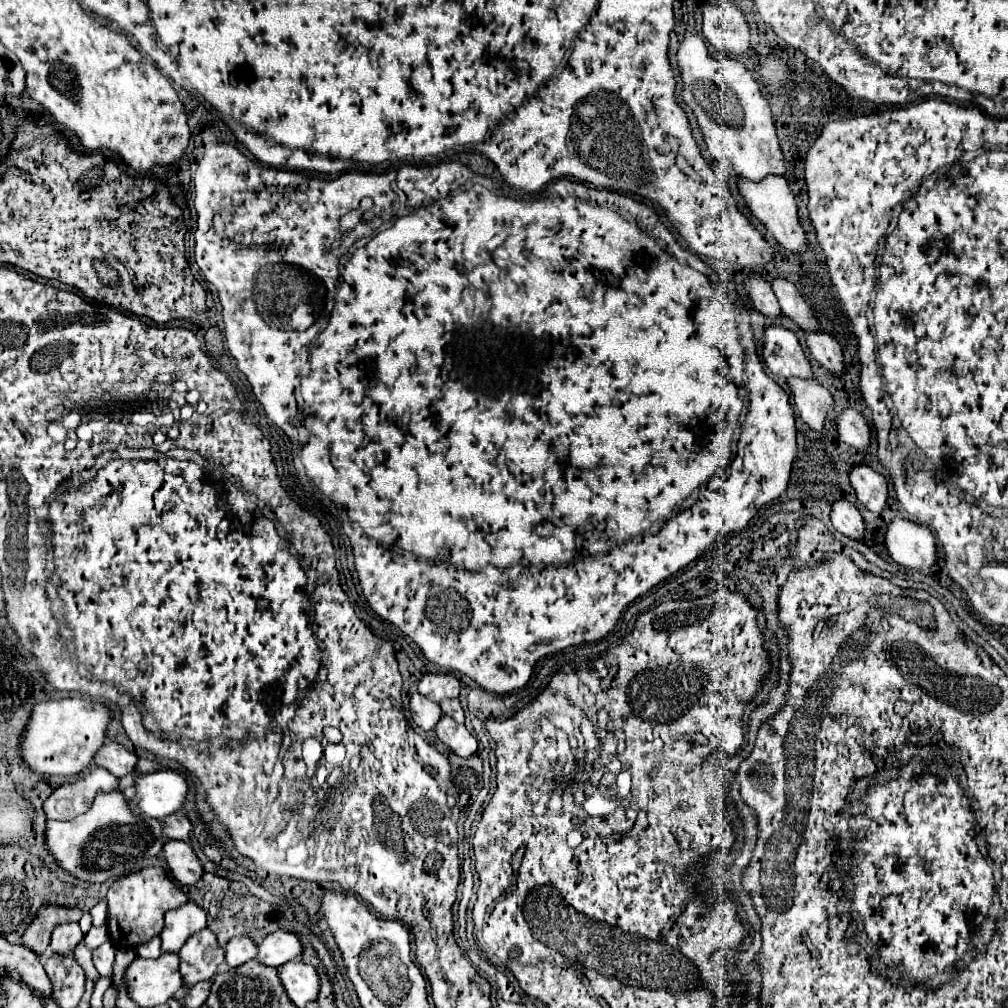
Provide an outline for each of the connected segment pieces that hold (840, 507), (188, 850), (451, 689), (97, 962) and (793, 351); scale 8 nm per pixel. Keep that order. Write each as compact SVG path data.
M836 501L832 505L832 525L836 531L840 531L842 535L856 539L856 541L864 541L864 519L860 515L860 511L848 503L848 501Z
M166 841L164 857L174 879L178 879L184 885L194 885L204 875L198 855L186 841Z
M428 673L428 675L424 675L420 679L418 691L424 697L440 703L442 699L458 697L458 693L460 693L460 681L454 675L440 675L440 673L434 675L434 673Z
M102 943L92 953L94 953L92 955L94 967L98 969L98 973L100 975L108 975L112 971L112 961L114 961L114 947L112 947L112 943Z
M782 325L764 327L764 363L784 381L790 377L814 379L812 365L806 361L796 335Z

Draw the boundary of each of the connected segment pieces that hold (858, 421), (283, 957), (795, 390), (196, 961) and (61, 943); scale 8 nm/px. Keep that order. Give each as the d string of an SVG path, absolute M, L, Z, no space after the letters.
M844 409L836 421L834 427L838 431L838 439L850 447L854 447L856 451L868 451L870 447L870 427L866 423L866 419L854 411L854 409Z
M276 931L264 937L264 941L258 945L258 961L270 967L280 967L292 959L296 959L302 953L302 943L294 933L288 931Z
M792 379L788 381L788 385L794 395L794 407L798 409L804 423L808 423L808 427L816 433L824 433L826 417L836 413L836 405L830 391L824 389L818 381Z
M208 927L192 933L178 955L182 959L180 971L186 987L212 979L218 965L224 961L224 949L218 945L216 935Z
M60 923L52 929L50 949L56 953L68 953L76 947L76 941L82 939L82 931L78 923Z

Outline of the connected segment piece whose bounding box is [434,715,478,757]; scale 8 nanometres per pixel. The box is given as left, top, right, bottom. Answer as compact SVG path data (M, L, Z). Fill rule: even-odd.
M442 715L440 721L436 723L434 727L436 731L436 737L446 745L450 747L452 753L460 755L460 757L470 757L476 753L478 749L478 743L474 739L474 735L464 727L464 725L458 725L452 717L448 715Z

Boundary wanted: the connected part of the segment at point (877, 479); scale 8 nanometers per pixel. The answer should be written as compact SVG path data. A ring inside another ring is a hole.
M856 465L850 473L850 483L856 491L858 501L872 513L882 513L888 501L888 483L886 479L874 471L872 467Z

